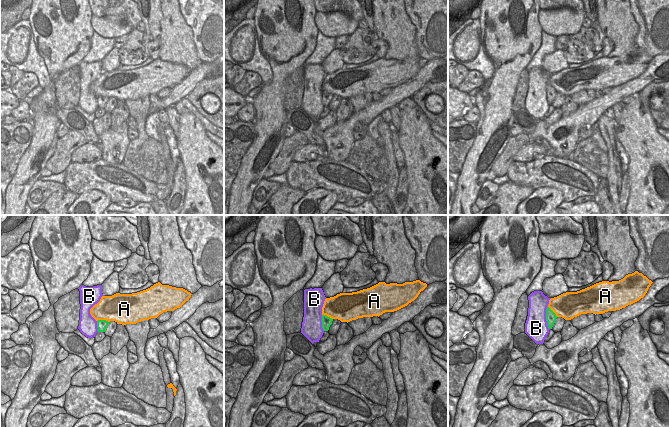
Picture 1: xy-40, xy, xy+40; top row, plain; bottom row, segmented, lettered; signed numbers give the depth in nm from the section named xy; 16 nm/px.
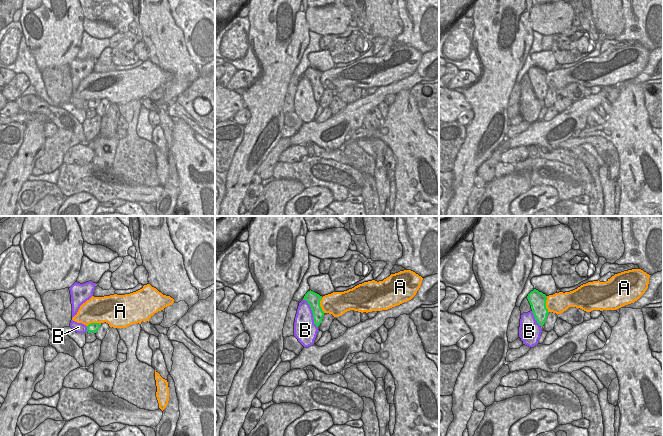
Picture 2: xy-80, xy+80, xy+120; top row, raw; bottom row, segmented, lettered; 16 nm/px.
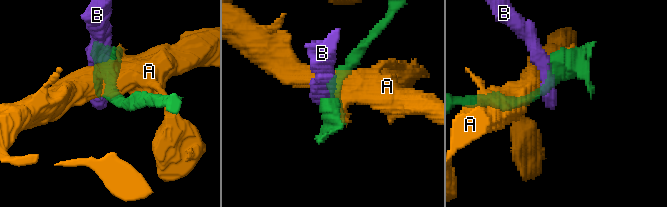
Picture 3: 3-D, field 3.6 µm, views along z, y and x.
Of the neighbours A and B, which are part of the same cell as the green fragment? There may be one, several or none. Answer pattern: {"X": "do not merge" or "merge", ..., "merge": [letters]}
{"A": "do not merge", "B": "do not merge", "merge": []}

